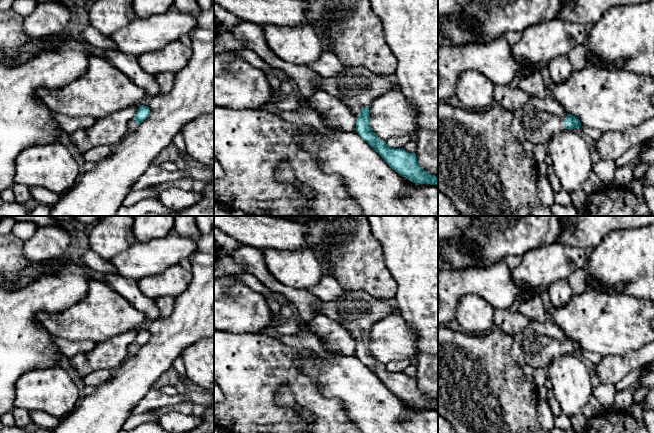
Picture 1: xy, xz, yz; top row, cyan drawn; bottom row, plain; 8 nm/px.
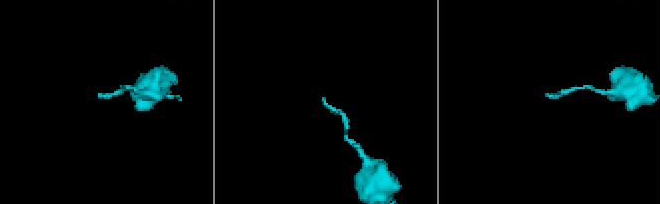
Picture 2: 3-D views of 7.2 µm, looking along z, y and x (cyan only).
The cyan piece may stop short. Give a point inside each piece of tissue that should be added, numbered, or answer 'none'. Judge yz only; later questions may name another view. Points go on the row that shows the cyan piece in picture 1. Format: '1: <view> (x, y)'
1: yz (529, 124)

